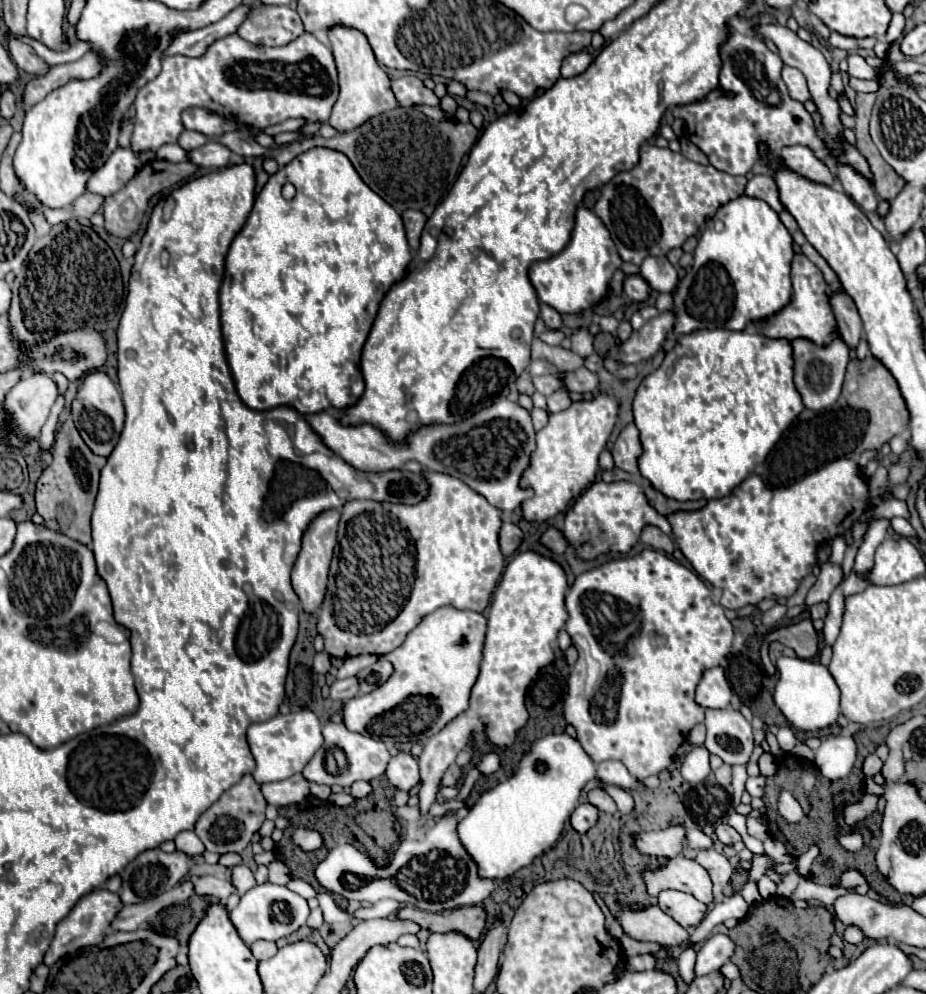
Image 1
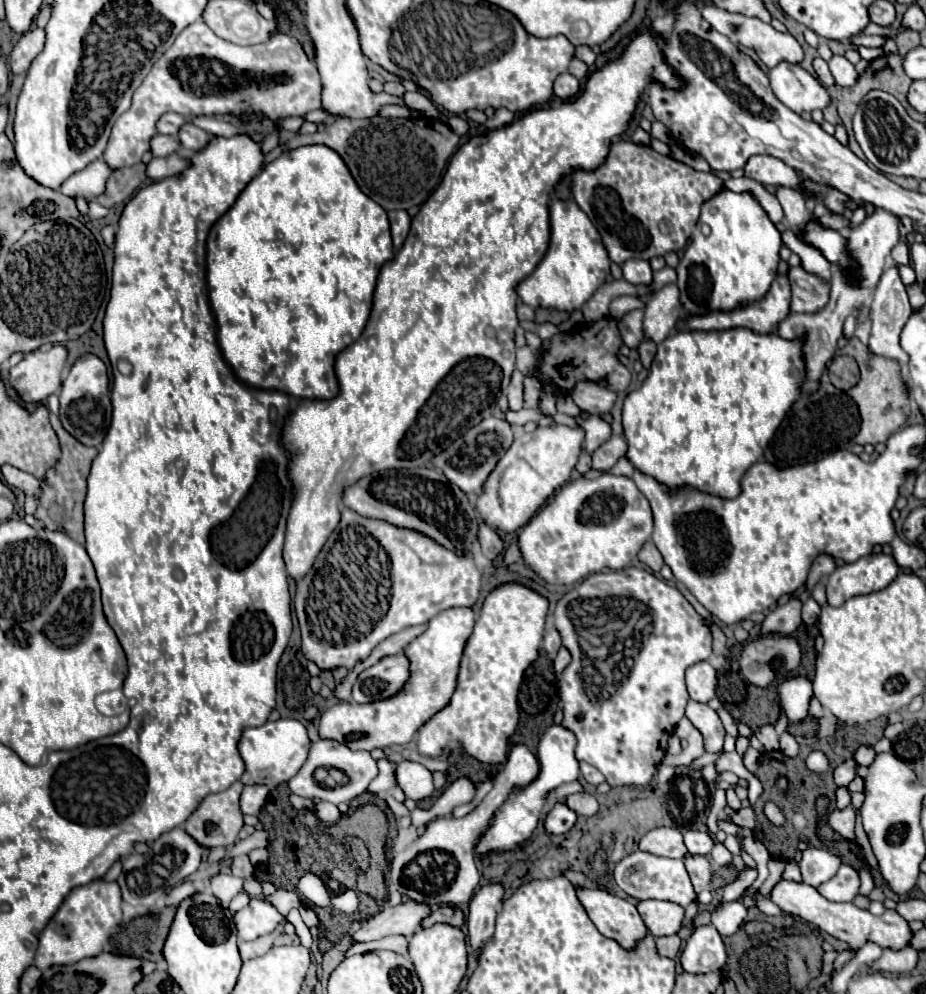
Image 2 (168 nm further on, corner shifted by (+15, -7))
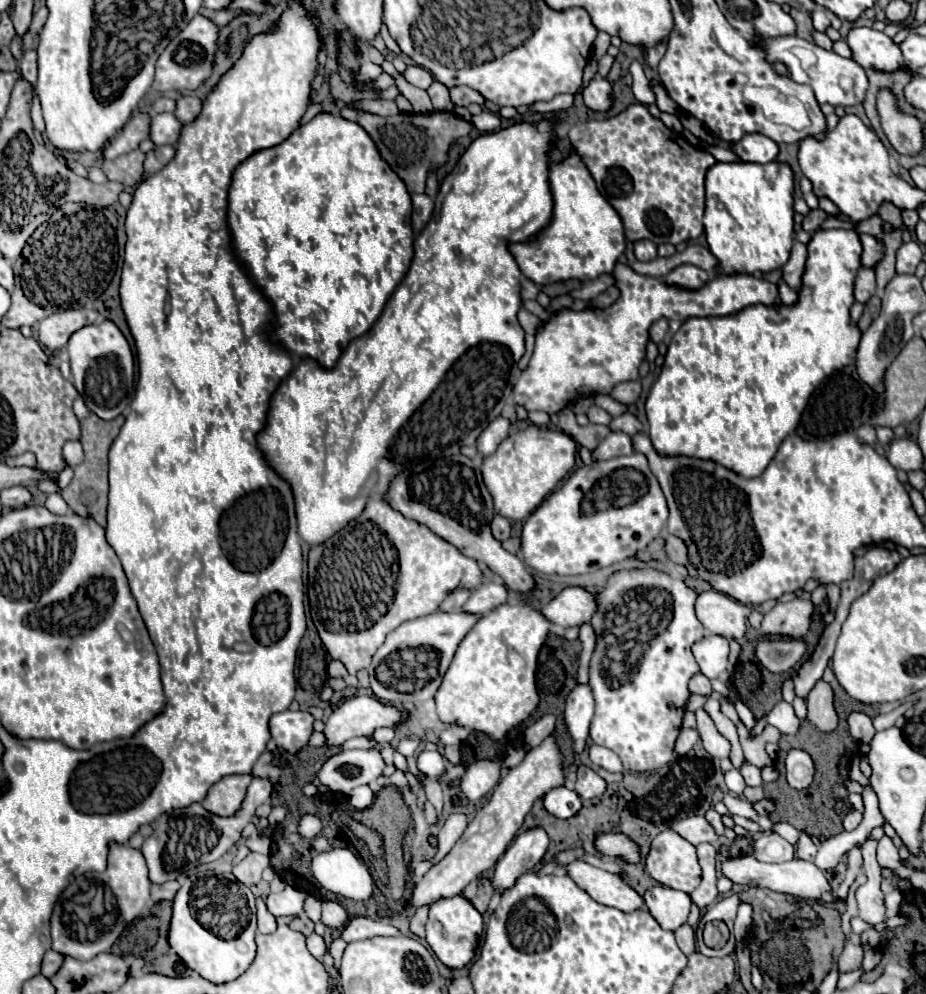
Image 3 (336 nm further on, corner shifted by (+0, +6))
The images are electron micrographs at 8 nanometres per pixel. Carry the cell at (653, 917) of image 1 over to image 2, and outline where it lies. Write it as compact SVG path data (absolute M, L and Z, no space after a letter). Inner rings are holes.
M574 887L580 905L588 913L590 921L598 927L598 931L610 939L616 939L624 949L632 949L636 941L640 941L648 929L642 923L636 907L602 889Z

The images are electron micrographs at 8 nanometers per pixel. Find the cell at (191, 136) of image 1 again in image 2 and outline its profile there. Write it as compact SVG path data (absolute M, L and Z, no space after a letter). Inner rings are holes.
M156 133L152 139L150 139L150 153L154 157L166 157L166 155L172 155L176 153L180 147L180 141L176 141L174 135L162 135L162 133Z

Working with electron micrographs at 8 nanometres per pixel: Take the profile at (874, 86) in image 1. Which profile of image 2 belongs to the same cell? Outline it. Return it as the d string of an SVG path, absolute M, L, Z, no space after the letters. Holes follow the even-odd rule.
M814 57L814 61L812 61L812 67L814 67L814 71L816 71L816 75L820 77L820 81L824 81L828 87L834 87L834 79L832 79L832 73L830 73L830 69L828 69L828 65L826 65L826 61L822 59L822 57Z

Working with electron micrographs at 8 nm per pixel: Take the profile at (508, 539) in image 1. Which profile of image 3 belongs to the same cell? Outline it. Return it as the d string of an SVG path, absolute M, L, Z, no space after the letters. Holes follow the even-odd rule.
M495 516L495 518L491 520L491 530L493 530L493 536L503 542L503 540L507 540L509 534L511 534L511 524L509 524L507 518Z

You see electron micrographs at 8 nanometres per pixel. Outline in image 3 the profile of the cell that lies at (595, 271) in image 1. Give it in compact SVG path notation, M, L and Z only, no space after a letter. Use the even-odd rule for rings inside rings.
M571 154L561 164L551 166L549 182L555 202L551 224L535 240L509 246L521 272L537 286L571 278L587 282L601 274L613 272L619 256L625 250L623 222L611 204L599 194L581 158Z

